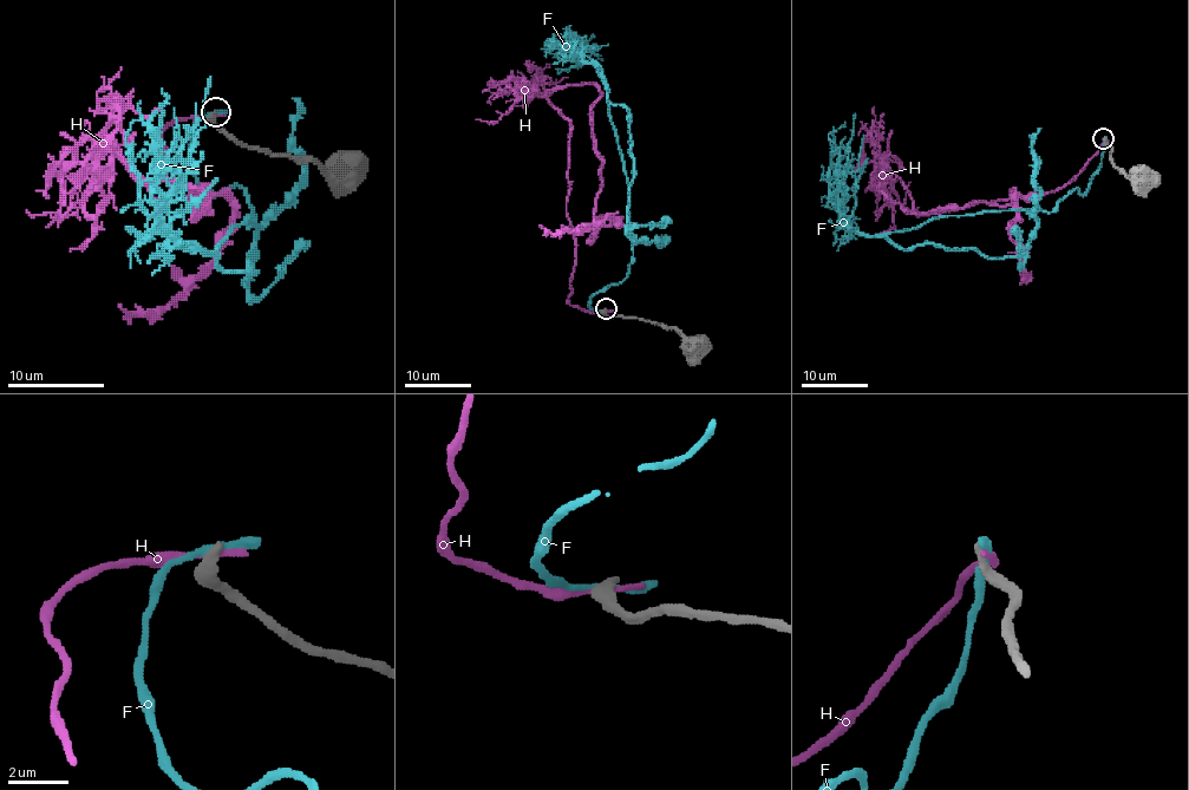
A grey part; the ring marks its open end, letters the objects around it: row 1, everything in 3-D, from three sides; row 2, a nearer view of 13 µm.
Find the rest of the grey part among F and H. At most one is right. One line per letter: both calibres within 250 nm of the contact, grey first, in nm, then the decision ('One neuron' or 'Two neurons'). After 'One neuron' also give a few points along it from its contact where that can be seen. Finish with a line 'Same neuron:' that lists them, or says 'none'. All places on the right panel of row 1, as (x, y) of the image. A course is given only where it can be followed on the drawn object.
F: Thickness 400 nm (grey) against 200 nm. Two neurons
H: Thickness 440 nm (grey) against 260 nm. Two neurons
Same neuron: none

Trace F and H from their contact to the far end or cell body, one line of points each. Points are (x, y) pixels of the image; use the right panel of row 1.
F: (1104, 139), (1091, 183), (1083, 194), (1075, 188), (1051, 211), (982, 210), (864, 235), (843, 211), (855, 113)
H: (1104, 139), (1054, 190), (919, 215), (894, 174), (879, 187), (914, 211), (1011, 195), (1019, 272)

